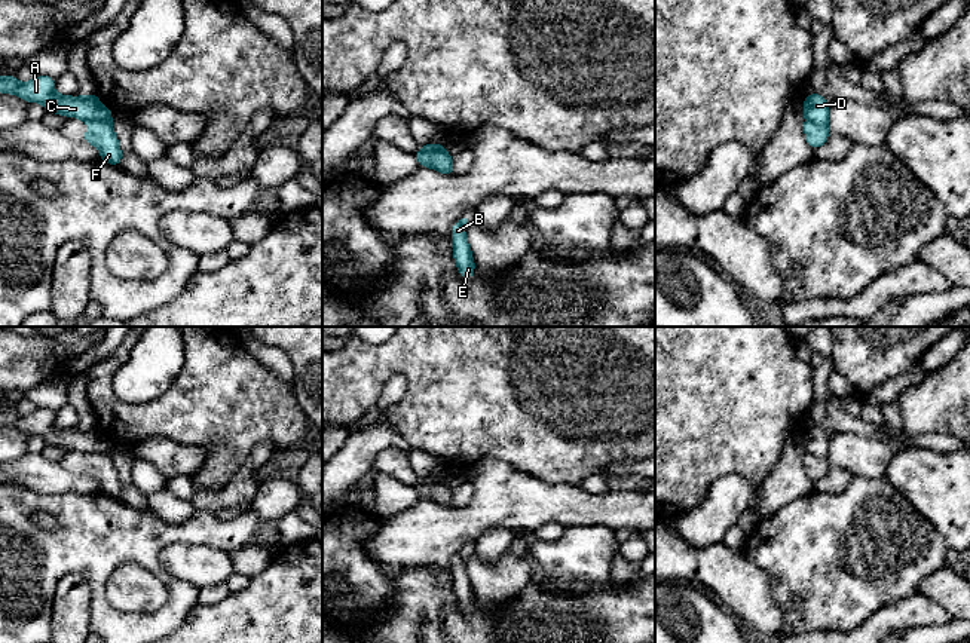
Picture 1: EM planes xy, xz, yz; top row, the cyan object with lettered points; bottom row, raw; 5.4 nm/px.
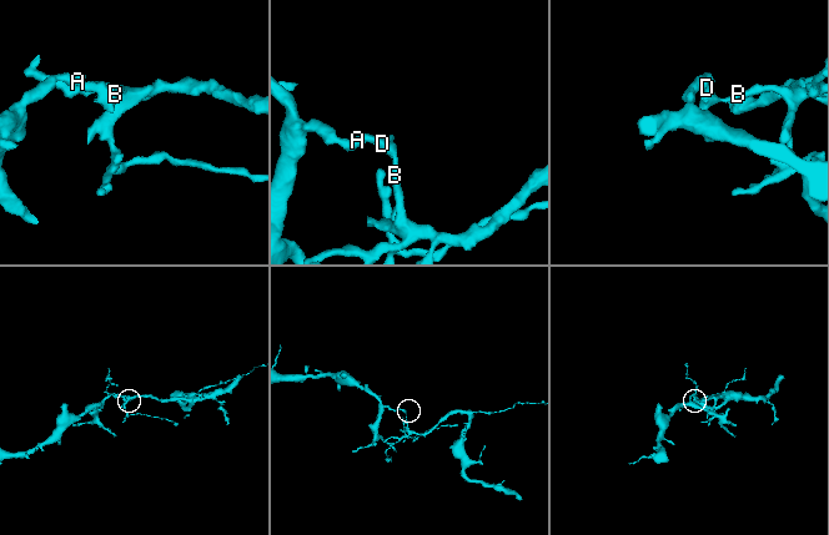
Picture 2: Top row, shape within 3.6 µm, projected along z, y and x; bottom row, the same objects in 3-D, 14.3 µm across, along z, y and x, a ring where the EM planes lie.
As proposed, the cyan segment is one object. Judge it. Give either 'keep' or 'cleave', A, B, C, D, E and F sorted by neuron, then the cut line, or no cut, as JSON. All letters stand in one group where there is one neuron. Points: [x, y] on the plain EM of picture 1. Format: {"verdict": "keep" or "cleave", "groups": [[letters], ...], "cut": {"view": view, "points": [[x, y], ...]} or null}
{"verdict": "cleave", "groups": [["A", "C", "D"], ["B", "E", "F"]], "cut": {"view": "xy", "points": [[109, 452], [89, 456]]}}

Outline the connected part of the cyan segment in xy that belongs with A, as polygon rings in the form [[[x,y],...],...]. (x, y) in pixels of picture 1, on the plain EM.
[[[15,407],[0,408],[1,426],[16,428],[27,435],[40,435],[46,444],[77,450],[89,456],[108,454],[114,448],[94,425],[85,429],[56,428],[53,419],[55,411],[49,408],[37,408],[27,416],[19,416]]]

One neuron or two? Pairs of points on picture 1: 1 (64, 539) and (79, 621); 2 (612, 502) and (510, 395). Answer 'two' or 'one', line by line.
1: two
2: two

